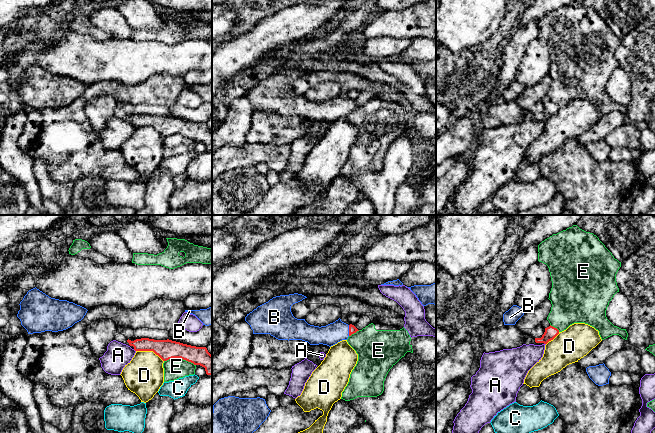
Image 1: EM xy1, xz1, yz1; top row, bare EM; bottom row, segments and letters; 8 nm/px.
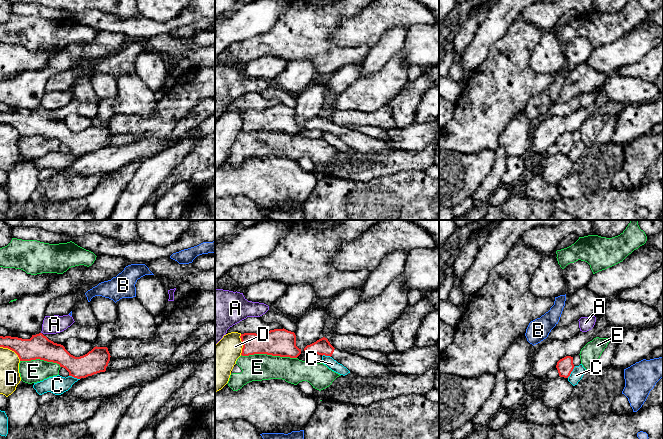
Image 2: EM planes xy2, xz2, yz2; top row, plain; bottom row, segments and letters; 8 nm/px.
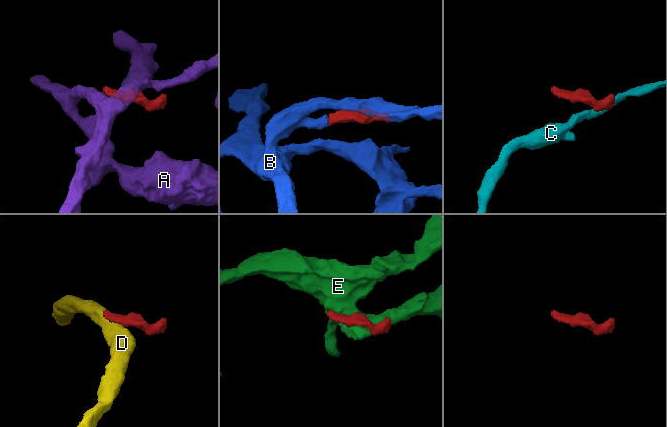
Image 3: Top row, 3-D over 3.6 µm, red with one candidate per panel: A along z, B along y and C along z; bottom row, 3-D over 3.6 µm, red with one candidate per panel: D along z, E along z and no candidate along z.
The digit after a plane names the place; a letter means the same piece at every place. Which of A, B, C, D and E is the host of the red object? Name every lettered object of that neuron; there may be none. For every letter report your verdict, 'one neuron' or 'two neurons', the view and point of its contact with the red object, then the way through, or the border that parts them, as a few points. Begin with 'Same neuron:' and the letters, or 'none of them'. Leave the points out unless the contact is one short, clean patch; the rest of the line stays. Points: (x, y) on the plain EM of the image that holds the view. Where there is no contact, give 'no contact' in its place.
Same neuron: B
A: two neurons; no contact
B: one neuron; contact xz1 (349, 106); way xz1 (352, 105), (349, 106), (336, 107), (331, 110)
C: two neurons; contact yz2 (571, 147); border yz2 (575, 142), (567, 153)
D: two neurons; contact xy1 (150, 126); border xy1 (136, 126), (152, 126), (163, 137)
E: two neurons; contact xz2 (269, 130)

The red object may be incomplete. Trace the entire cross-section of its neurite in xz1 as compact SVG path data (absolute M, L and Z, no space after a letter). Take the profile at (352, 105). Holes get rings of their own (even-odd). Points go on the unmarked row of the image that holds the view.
M298 69L273 73L247 90L245 97L250 101L253 110L270 110L278 116L302 116L310 121L323 120L329 123L342 116L347 116L349 112L359 107L354 101L342 98L340 94L321 103L310 101L305 95L295 94L291 88L291 82L305 74L307 73Z

